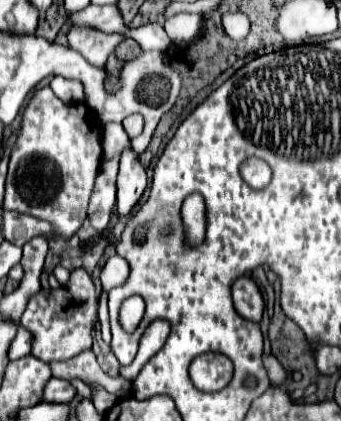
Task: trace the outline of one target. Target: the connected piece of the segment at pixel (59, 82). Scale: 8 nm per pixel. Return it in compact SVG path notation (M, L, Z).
M55 76L49 86L55 92L55 96L59 96L63 102L81 102L83 100L83 84L77 80Z

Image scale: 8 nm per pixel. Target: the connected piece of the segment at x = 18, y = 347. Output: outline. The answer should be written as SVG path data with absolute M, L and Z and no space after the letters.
M19 326L17 336L15 336L15 340L11 344L11 350L9 350L9 358L19 360L19 358L27 356L29 350L31 350L31 334L23 326Z

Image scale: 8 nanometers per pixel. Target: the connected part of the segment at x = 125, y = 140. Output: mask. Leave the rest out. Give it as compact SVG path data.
M109 122L103 126L101 144L103 144L103 160L109 160L109 156L121 156L121 152L131 146L127 132L117 122Z

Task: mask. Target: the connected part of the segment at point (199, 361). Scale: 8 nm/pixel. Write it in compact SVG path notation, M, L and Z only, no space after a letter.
M201 354L191 362L191 378L197 384L197 388L211 390L211 368L213 368L213 362L207 370L207 354Z

